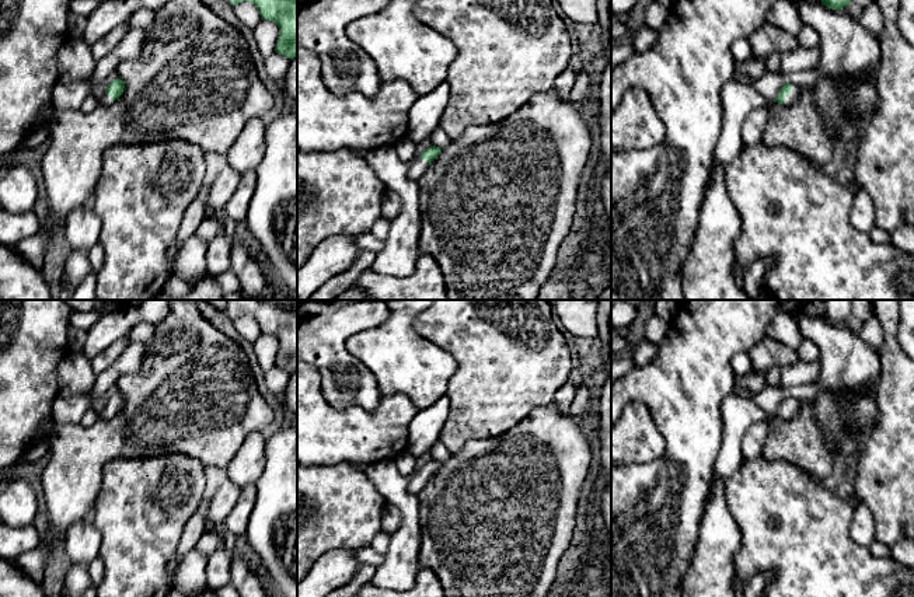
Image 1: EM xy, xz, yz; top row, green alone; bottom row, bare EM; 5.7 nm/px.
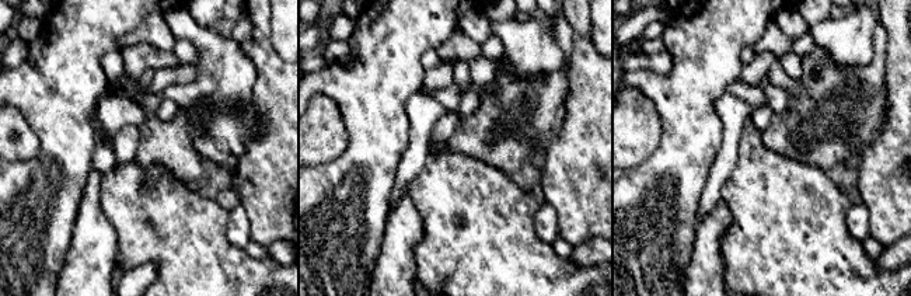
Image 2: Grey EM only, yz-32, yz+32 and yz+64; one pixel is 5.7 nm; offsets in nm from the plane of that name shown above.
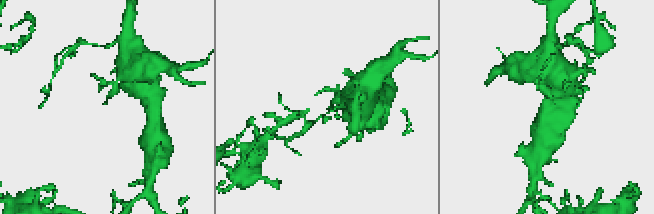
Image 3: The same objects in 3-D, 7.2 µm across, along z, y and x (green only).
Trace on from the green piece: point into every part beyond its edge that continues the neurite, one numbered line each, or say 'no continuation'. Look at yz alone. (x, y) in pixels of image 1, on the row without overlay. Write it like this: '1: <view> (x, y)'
1: yz (792, 409)

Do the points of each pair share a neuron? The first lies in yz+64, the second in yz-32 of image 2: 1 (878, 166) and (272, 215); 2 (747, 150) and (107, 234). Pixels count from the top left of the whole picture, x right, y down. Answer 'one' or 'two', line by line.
1: one
2: two

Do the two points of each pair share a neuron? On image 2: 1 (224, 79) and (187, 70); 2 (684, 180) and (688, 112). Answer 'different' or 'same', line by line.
1: different
2: same

